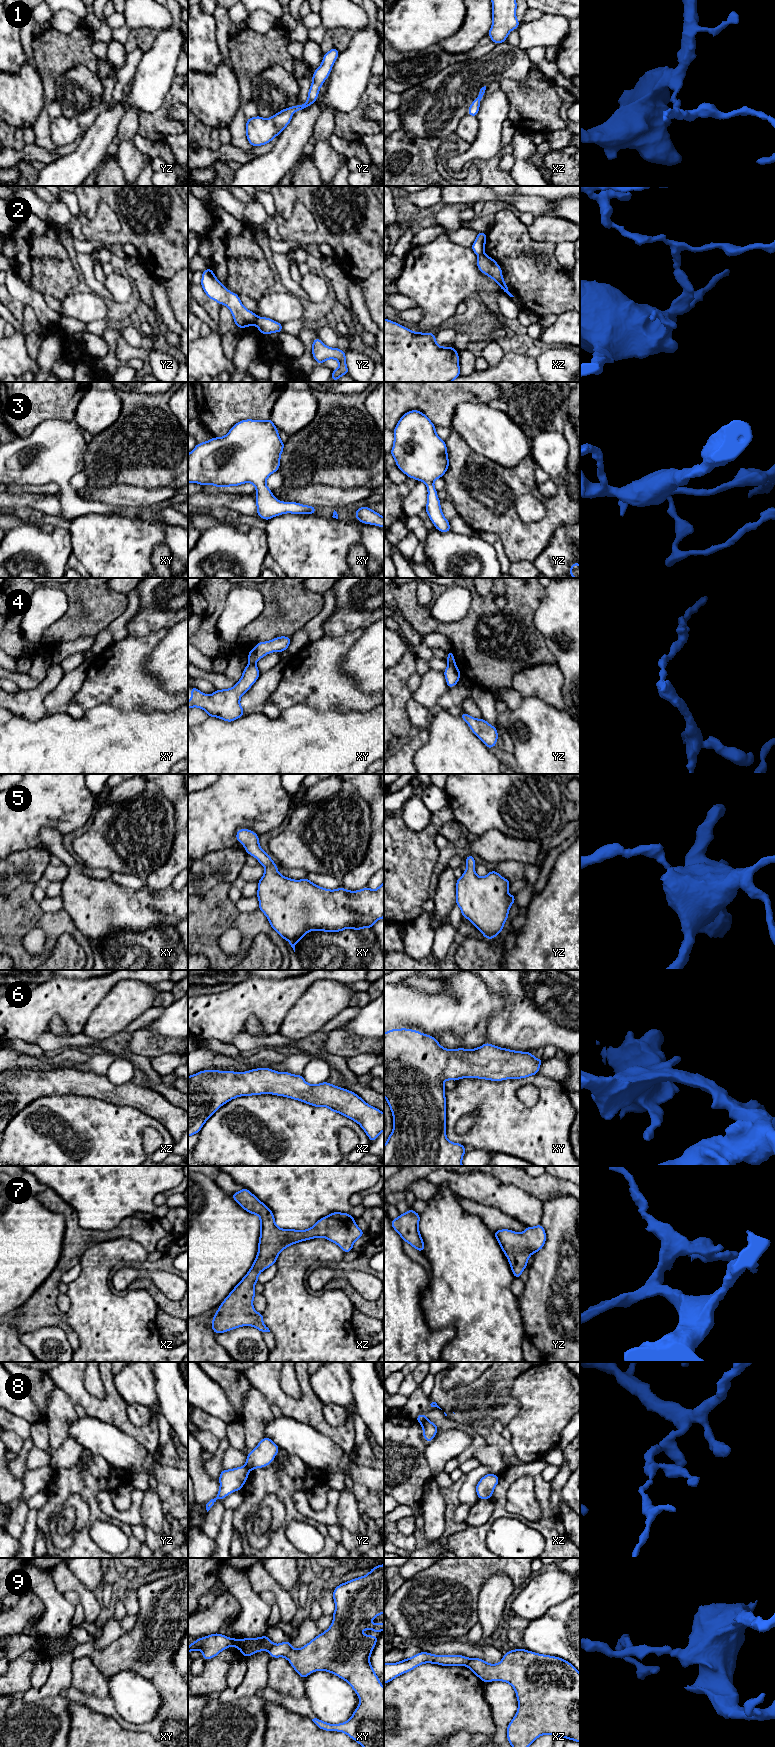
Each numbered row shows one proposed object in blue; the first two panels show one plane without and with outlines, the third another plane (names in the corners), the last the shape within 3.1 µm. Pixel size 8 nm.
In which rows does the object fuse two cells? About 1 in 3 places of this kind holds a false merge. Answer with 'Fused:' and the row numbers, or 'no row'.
Fused: 2, 4, 8, 9

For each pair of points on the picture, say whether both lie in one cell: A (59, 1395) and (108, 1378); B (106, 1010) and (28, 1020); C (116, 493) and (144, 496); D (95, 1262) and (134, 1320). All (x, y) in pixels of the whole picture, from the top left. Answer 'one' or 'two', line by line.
A: two
B: two
C: one
D: one

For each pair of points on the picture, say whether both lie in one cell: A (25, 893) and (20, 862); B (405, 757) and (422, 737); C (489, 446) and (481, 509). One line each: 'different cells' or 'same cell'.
A: different cells
B: same cell
C: different cells

